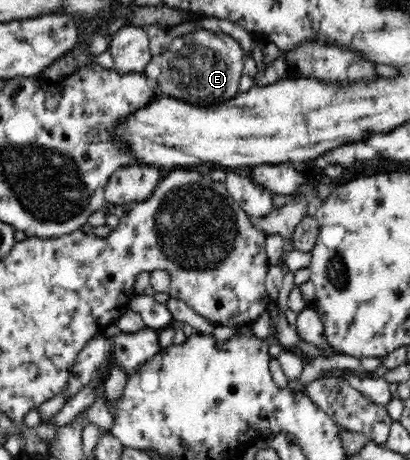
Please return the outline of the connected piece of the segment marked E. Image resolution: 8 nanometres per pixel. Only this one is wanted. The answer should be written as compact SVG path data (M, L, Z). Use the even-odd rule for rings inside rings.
M198 29L189 35L173 40L168 50L161 53L160 89L167 95L185 103L210 107L234 98L242 79L242 45L223 32L213 33Z

